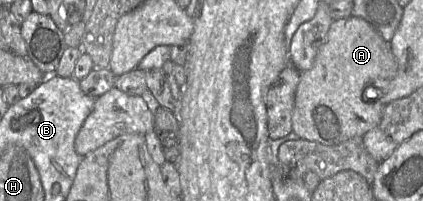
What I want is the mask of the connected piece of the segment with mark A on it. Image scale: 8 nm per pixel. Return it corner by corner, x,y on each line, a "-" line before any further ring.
355,16
334,20
312,68
300,72
292,112
292,132
300,139
324,145
336,145
356,136
364,136
380,123
386,106
377,98
368,102
365,99
365,88
374,81
389,81
396,76
397,71
398,64
391,51
390,42
385,41
370,23

